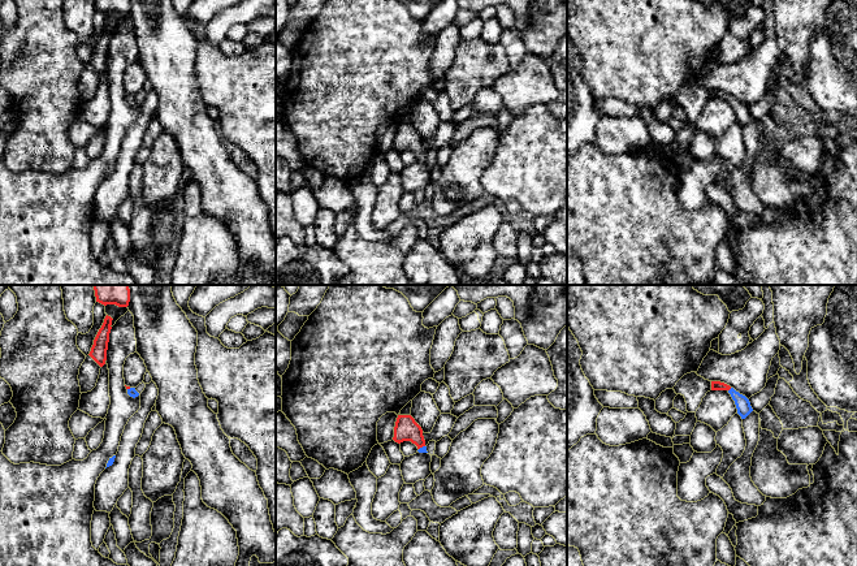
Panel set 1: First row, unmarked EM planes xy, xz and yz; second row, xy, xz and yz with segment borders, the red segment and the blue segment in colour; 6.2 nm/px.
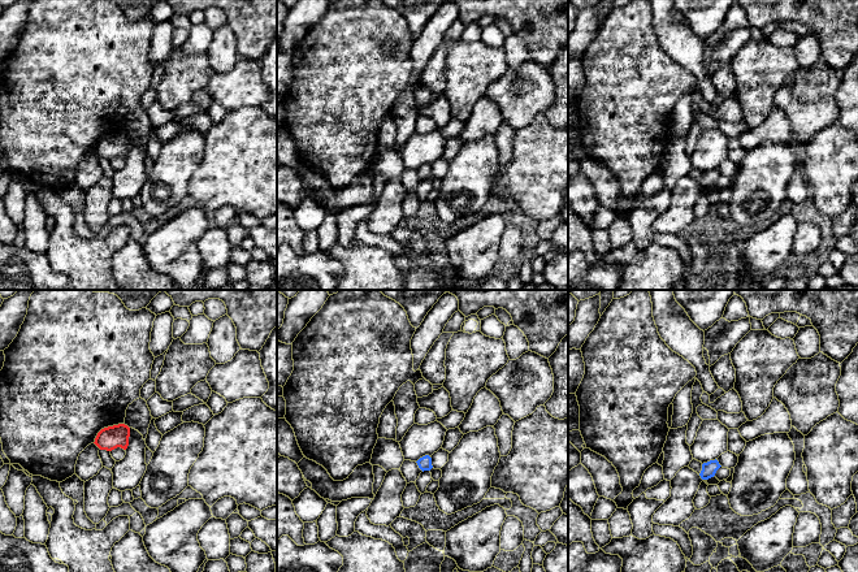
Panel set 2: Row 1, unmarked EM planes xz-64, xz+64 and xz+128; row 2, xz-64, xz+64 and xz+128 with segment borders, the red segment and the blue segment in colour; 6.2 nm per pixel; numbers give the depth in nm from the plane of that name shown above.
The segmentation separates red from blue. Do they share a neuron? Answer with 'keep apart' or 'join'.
join

